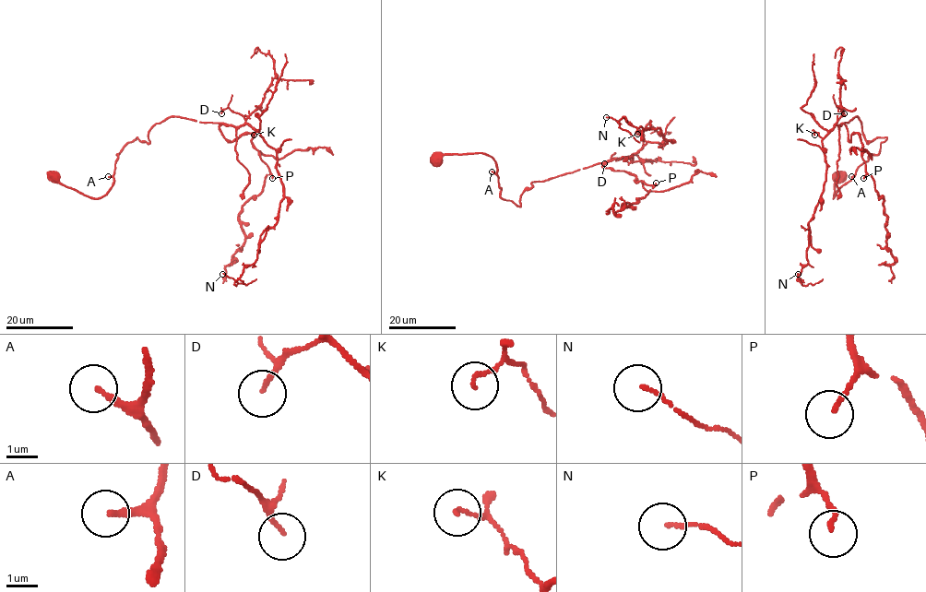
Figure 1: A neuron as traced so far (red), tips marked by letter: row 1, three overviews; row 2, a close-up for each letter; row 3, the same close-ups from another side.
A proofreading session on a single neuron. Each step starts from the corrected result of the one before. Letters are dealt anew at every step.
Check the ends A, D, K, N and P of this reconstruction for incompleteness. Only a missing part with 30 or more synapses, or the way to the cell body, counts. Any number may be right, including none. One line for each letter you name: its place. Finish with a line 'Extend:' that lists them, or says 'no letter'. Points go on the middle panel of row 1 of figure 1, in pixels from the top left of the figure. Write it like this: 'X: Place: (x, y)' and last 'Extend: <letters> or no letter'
Extend: no letter

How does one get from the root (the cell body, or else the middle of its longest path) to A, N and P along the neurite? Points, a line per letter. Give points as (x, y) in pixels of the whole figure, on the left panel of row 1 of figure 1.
A: (52, 177), (85, 195), (100, 198), (113, 184), (114, 178), (108, 176)
N: (52, 177), (100, 198), (156, 124), (248, 124), (283, 198), (257, 259), (222, 274)
P: (52, 177), (100, 198), (124, 147), (182, 117), (219, 123), (231, 141), (251, 133), (272, 178)

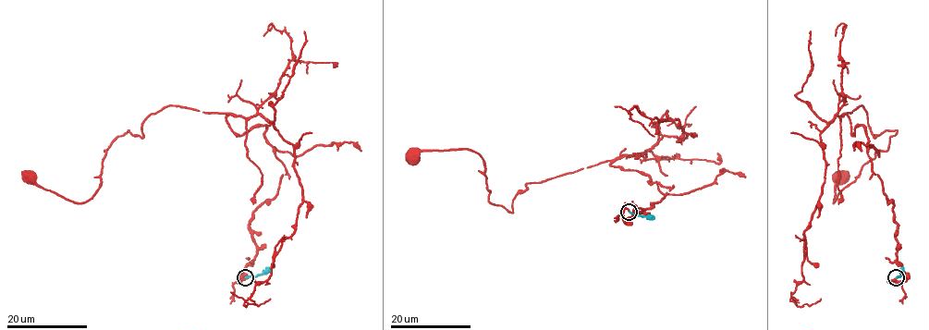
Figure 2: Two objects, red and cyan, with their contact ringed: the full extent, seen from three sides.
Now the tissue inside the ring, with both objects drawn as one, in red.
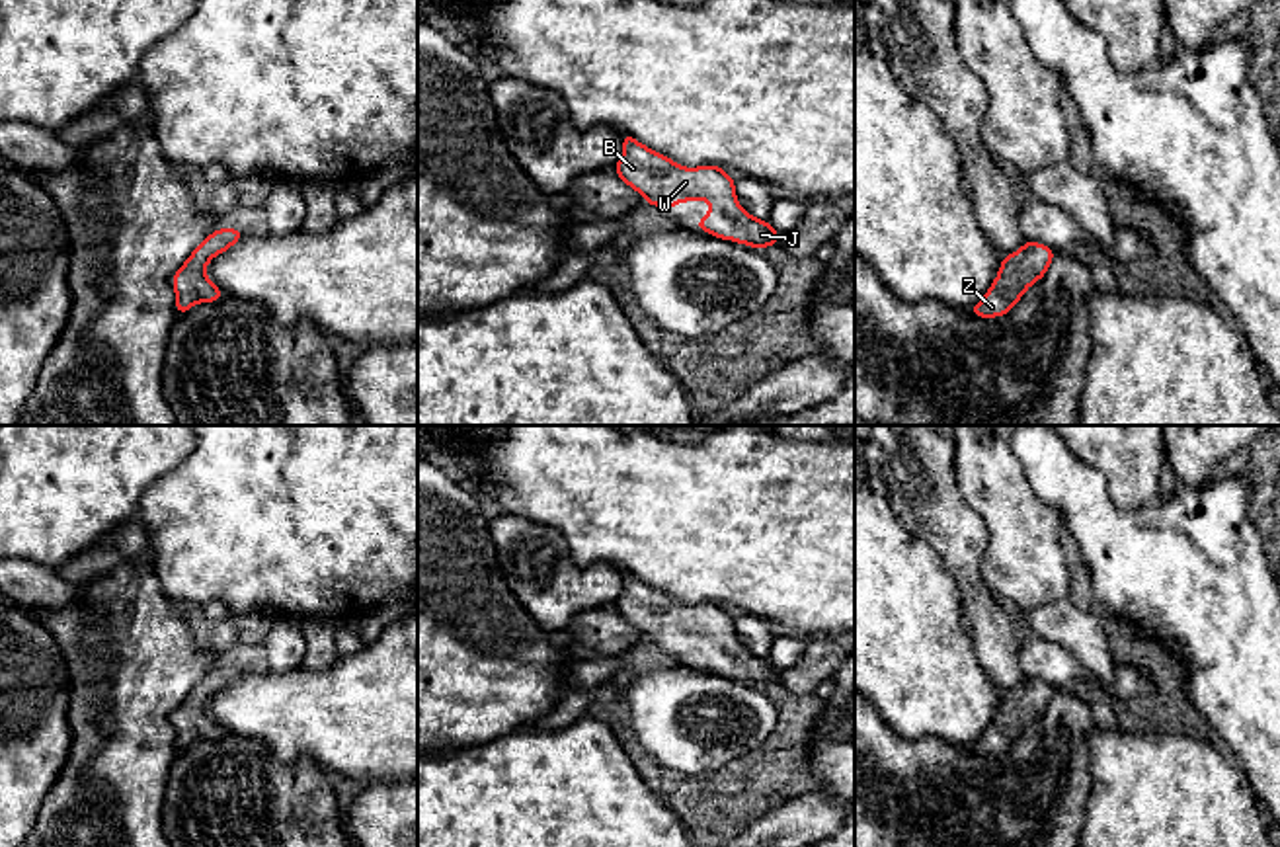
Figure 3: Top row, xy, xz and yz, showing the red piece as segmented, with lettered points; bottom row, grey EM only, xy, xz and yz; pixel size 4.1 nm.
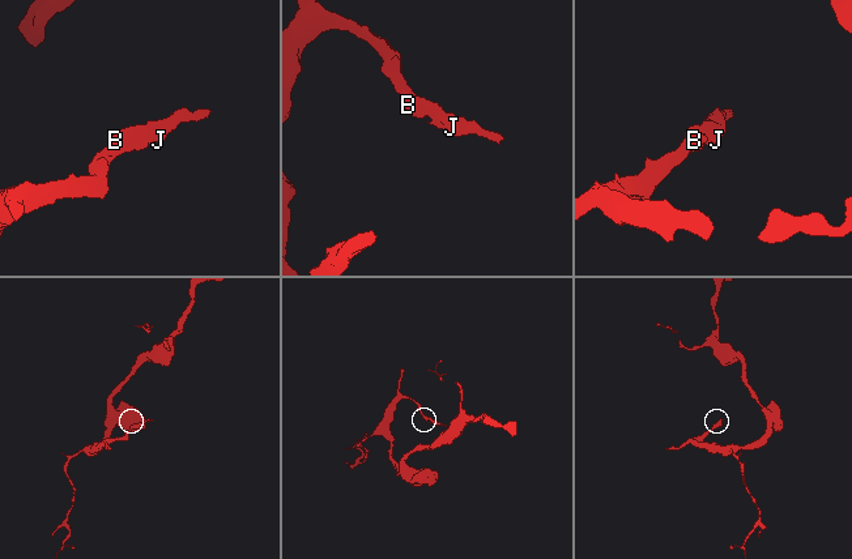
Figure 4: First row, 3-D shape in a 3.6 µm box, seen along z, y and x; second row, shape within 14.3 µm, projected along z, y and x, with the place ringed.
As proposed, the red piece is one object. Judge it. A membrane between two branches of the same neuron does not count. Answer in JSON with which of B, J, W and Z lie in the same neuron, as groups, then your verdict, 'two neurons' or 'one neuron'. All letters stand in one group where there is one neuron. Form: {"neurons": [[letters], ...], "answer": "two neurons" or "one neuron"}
{"neurons": [["B", "J", "W", "Z"]], "answer": "one neuron"}

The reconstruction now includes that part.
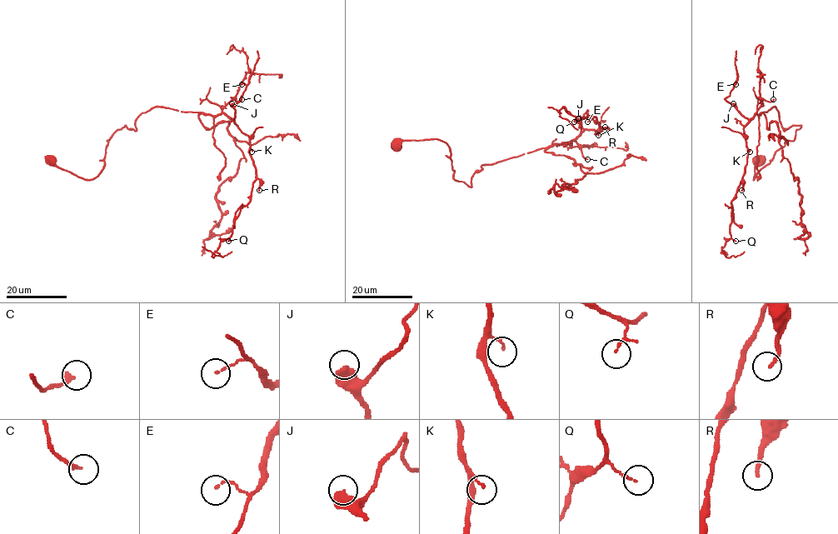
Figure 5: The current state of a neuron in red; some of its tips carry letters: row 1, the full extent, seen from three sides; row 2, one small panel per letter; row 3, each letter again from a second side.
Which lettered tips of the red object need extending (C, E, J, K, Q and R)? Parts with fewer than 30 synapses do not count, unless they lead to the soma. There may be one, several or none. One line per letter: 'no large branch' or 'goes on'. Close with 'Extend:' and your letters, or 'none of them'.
C: no large branch
E: no large branch
J: no large branch
K: no large branch
Q: no large branch
R: no large branch
Extend: none of them

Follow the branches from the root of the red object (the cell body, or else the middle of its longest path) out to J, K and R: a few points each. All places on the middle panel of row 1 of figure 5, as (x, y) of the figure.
J: (395, 144), (442, 140), (450, 149), (453, 177), (471, 187), (481, 165), (573, 140), (581, 132), (578, 118)
K: (395, 144), (442, 140), (450, 149), (453, 177), (471, 187), (481, 165), (571, 142), (585, 129), (598, 135)
R: (395, 144), (442, 140), (450, 149), (453, 177), (471, 187), (481, 165), (605, 127)

